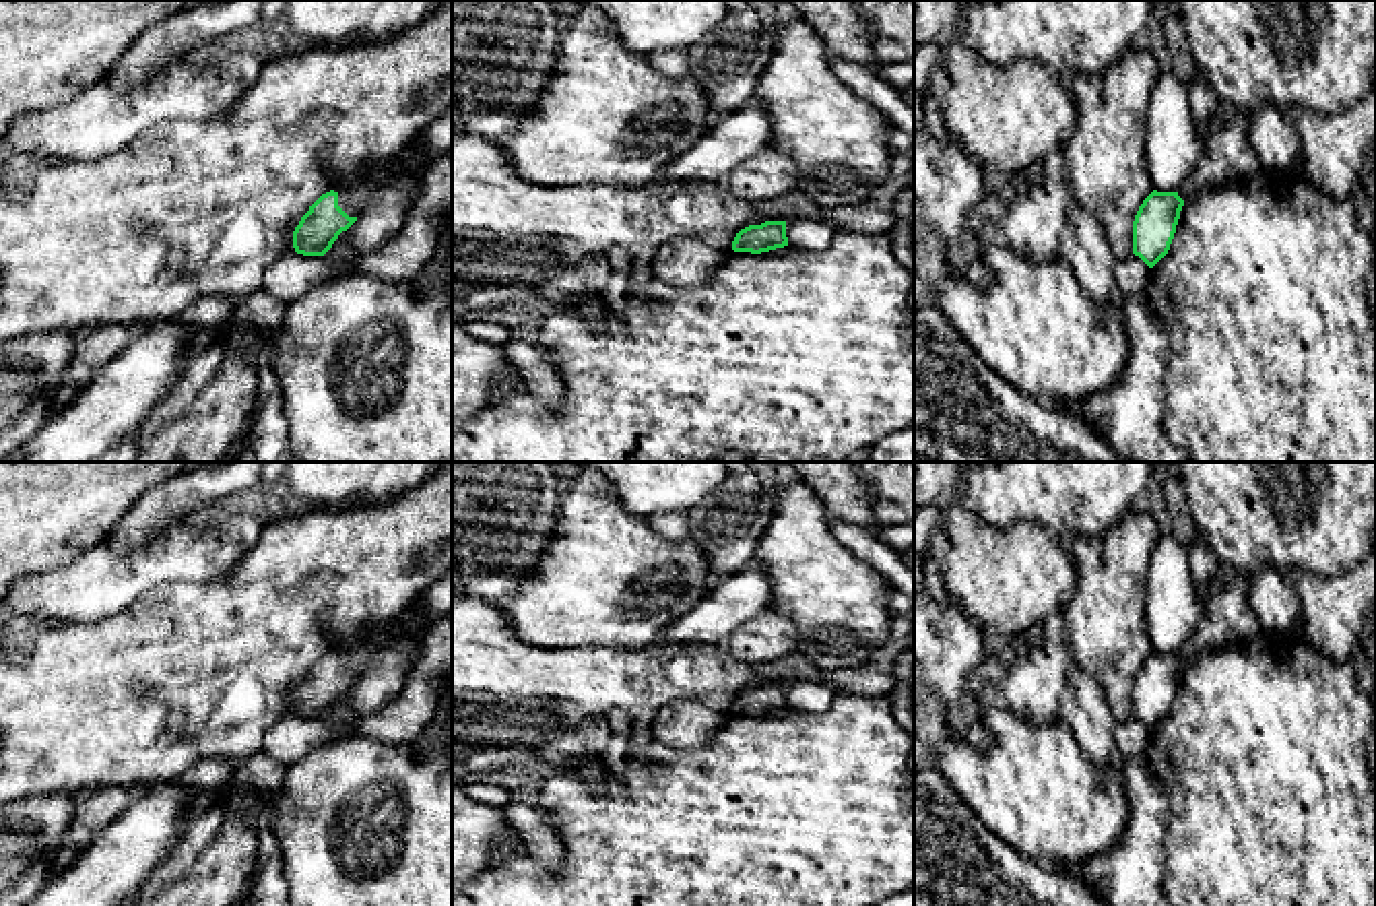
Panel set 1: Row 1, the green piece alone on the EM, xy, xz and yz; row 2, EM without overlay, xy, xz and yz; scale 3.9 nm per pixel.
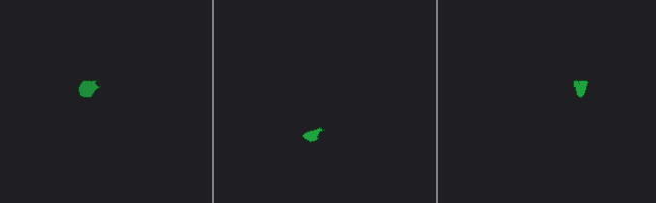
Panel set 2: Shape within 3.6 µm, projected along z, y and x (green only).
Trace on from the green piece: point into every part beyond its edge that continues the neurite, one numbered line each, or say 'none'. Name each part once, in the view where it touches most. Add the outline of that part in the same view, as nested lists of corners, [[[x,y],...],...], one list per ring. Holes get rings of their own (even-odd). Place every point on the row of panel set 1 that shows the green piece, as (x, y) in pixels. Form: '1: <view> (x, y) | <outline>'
1: xy (357, 199) | [[[400,175],[388,182],[359,180],[349,192],[338,194],[338,206],[353,217],[363,213],[375,196],[386,192],[396,192],[413,202],[421,190],[421,180],[423,175]]]

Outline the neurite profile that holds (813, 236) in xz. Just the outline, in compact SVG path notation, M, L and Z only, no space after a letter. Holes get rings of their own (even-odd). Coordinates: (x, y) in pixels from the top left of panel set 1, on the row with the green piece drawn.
M819 219L786 221L788 246L800 252L821 254L829 248L833 235L836 231Z

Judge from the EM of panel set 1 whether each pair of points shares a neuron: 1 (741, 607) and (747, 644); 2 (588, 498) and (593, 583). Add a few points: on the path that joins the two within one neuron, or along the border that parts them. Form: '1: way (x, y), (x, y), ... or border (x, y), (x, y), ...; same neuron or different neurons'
1: border (768, 607), (749, 618), (723, 642); different neurons
2: way (593, 519), (593, 562); same neuron

